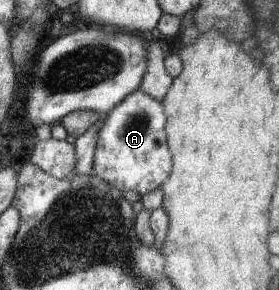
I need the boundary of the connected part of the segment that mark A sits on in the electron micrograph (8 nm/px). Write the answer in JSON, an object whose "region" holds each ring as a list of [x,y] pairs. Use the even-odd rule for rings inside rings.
{"region":[[[137,88],[114,105],[104,117],[98,131],[97,143],[92,159],[92,174],[121,191],[136,191],[143,195],[163,185],[171,173],[172,157],[167,147],[165,133],[166,117],[161,101]]]}

